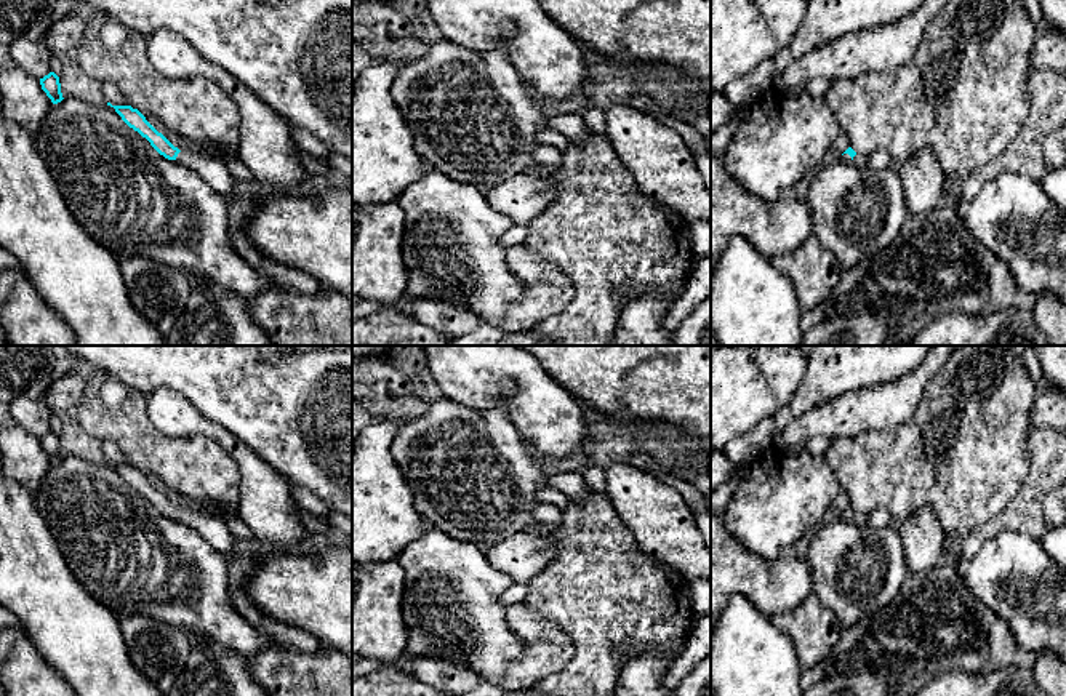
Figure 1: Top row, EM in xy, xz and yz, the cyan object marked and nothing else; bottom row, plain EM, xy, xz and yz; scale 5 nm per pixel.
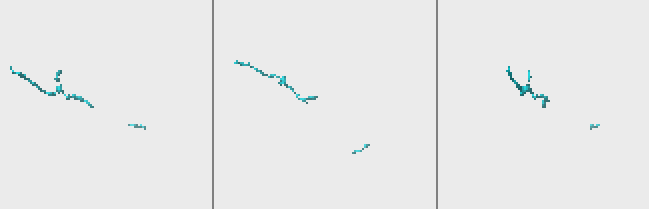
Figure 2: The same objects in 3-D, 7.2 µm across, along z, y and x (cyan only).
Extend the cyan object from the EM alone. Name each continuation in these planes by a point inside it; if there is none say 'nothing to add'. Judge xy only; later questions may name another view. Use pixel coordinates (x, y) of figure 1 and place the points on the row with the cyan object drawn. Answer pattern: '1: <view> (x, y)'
1: xy (213, 172)

